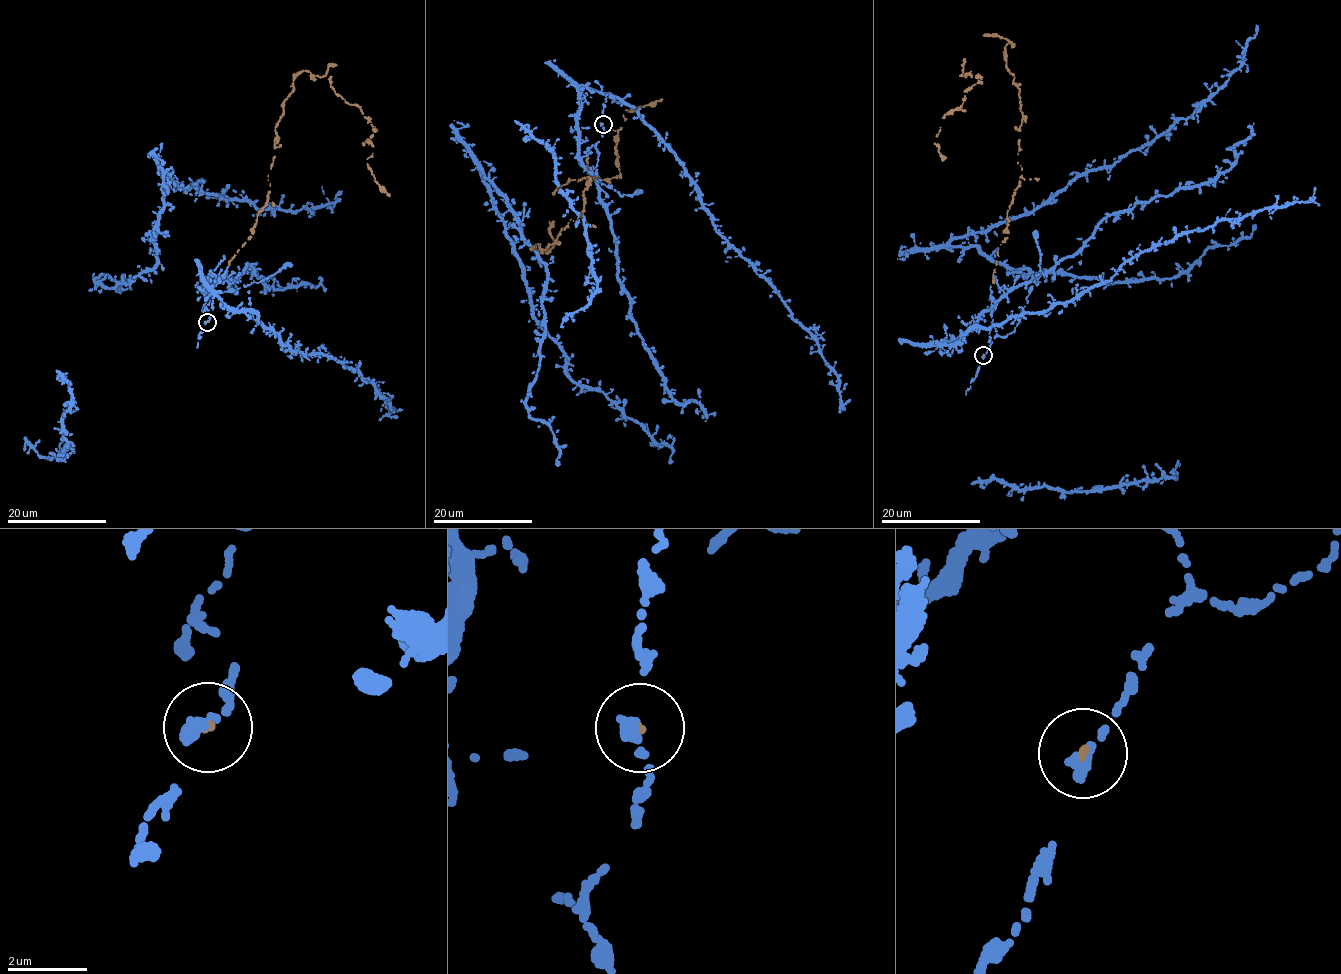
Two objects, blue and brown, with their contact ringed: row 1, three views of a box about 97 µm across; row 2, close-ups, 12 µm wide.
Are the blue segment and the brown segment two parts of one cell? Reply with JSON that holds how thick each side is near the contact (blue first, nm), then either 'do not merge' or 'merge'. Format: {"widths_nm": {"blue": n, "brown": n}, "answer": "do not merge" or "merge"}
{"widths_nm": {"blue": 400, "brown": 130}, "answer": "merge"}

